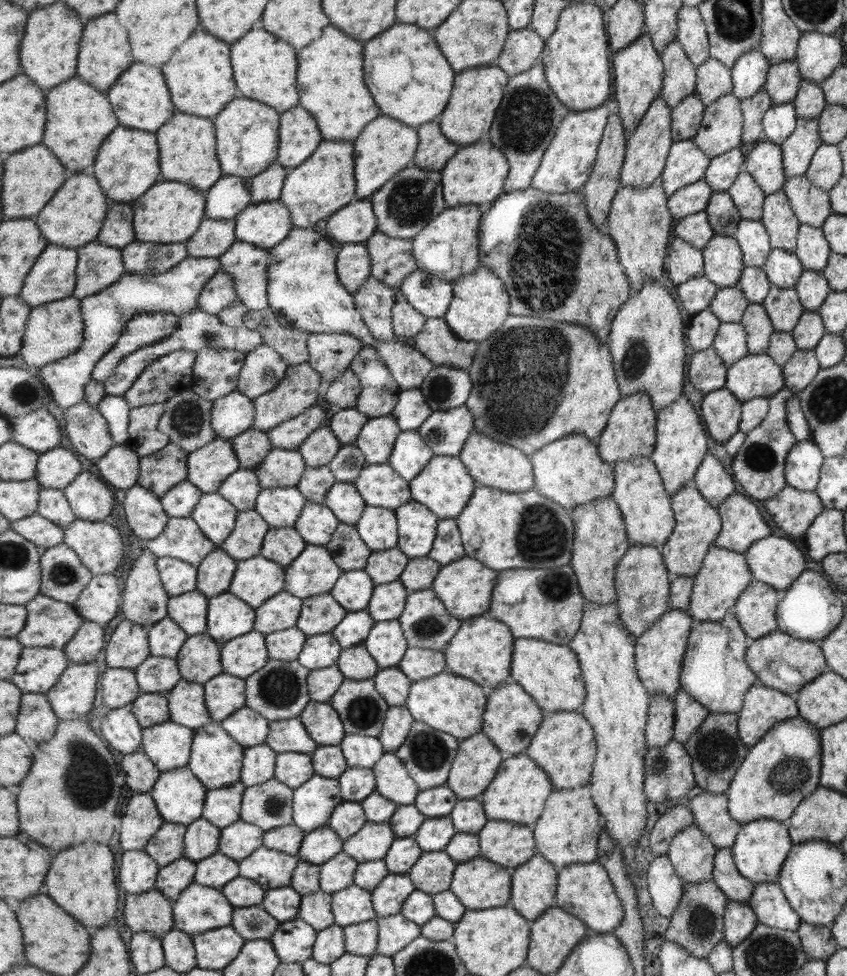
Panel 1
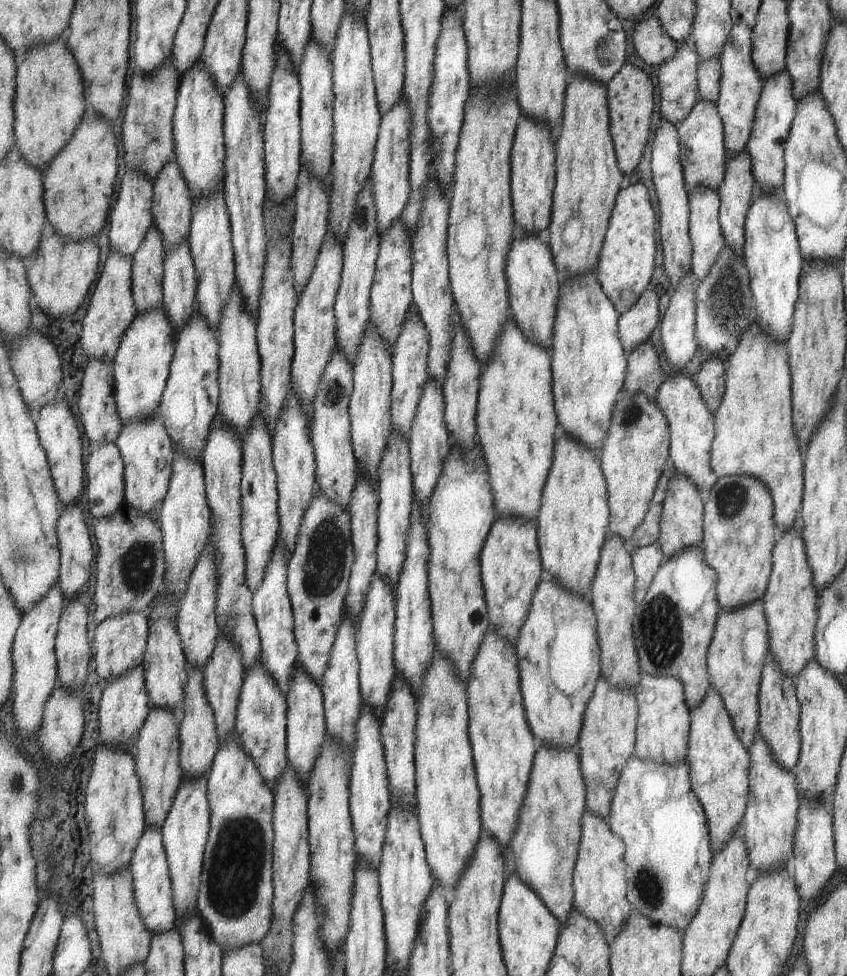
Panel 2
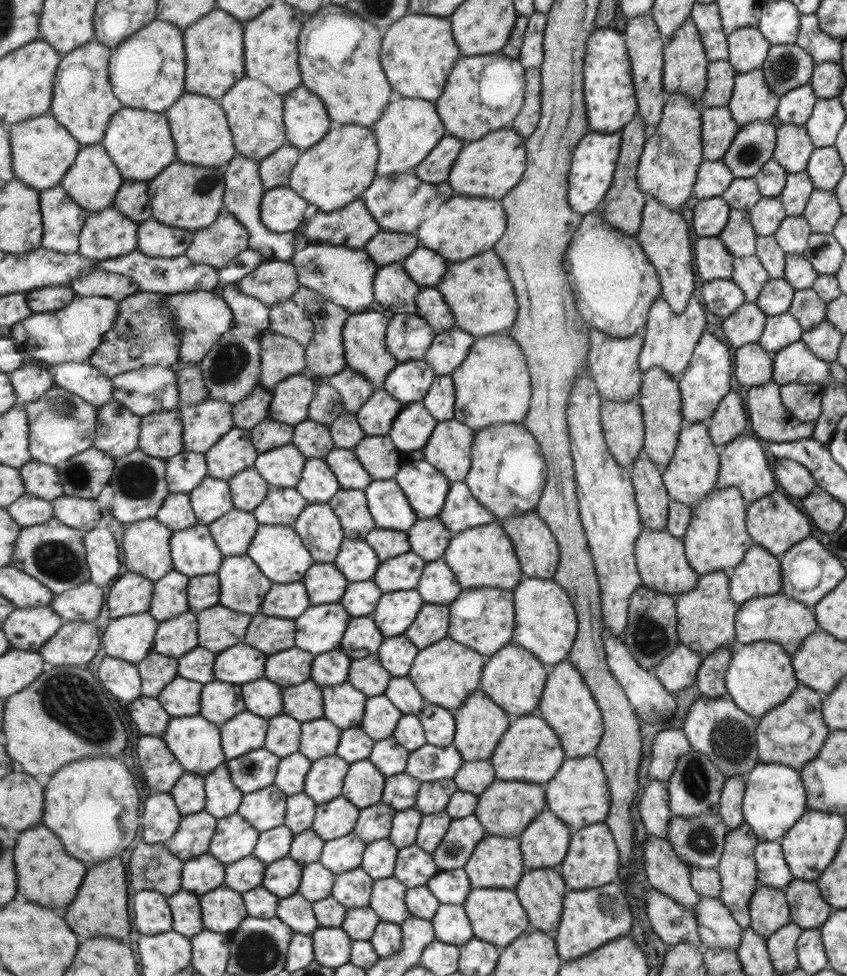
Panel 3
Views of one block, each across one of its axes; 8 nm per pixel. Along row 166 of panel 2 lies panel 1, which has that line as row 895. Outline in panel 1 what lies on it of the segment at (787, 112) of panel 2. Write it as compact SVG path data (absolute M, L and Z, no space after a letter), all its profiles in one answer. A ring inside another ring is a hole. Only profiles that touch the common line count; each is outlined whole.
M776 882L755 883L752 896L745 903L752 907L758 924L791 931L796 931L800 925L800 918L793 912Z

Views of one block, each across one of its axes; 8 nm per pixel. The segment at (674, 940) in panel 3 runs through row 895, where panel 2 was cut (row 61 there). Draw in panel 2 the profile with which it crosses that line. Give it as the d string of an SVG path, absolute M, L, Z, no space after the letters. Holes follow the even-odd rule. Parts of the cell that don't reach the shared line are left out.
M658 16L635 22L632 31L634 46L639 56L655 68L669 64L677 56L680 46L664 29Z

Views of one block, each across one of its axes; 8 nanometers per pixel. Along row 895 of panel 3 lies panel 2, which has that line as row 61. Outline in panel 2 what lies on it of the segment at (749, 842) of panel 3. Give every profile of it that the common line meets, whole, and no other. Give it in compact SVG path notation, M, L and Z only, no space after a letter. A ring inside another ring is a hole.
M744 24L733 25L728 34L728 40L719 59L720 88L719 96L715 101L716 112L724 121L725 150L729 158L735 158L746 150L752 132L753 114L759 94L761 94L761 80L752 63L752 31Z

